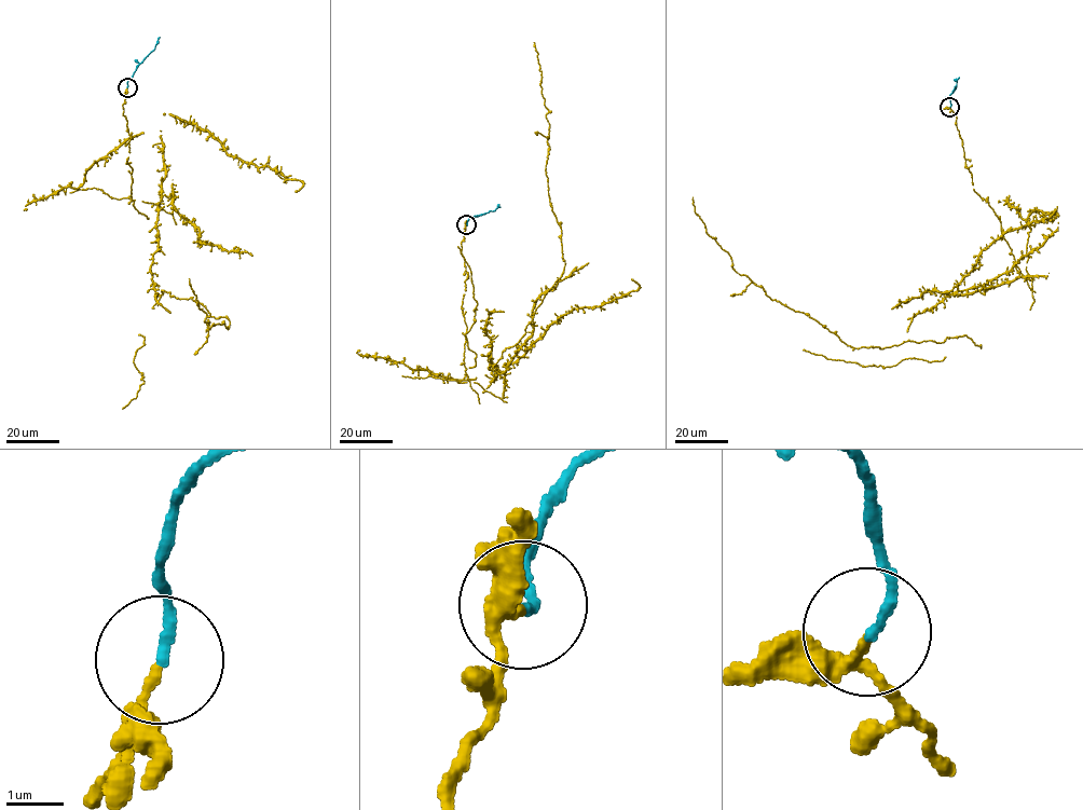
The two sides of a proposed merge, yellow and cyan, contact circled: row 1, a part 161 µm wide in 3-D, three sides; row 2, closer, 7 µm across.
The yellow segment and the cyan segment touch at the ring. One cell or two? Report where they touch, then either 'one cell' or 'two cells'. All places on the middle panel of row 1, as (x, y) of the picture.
place (466, 224); one cell

